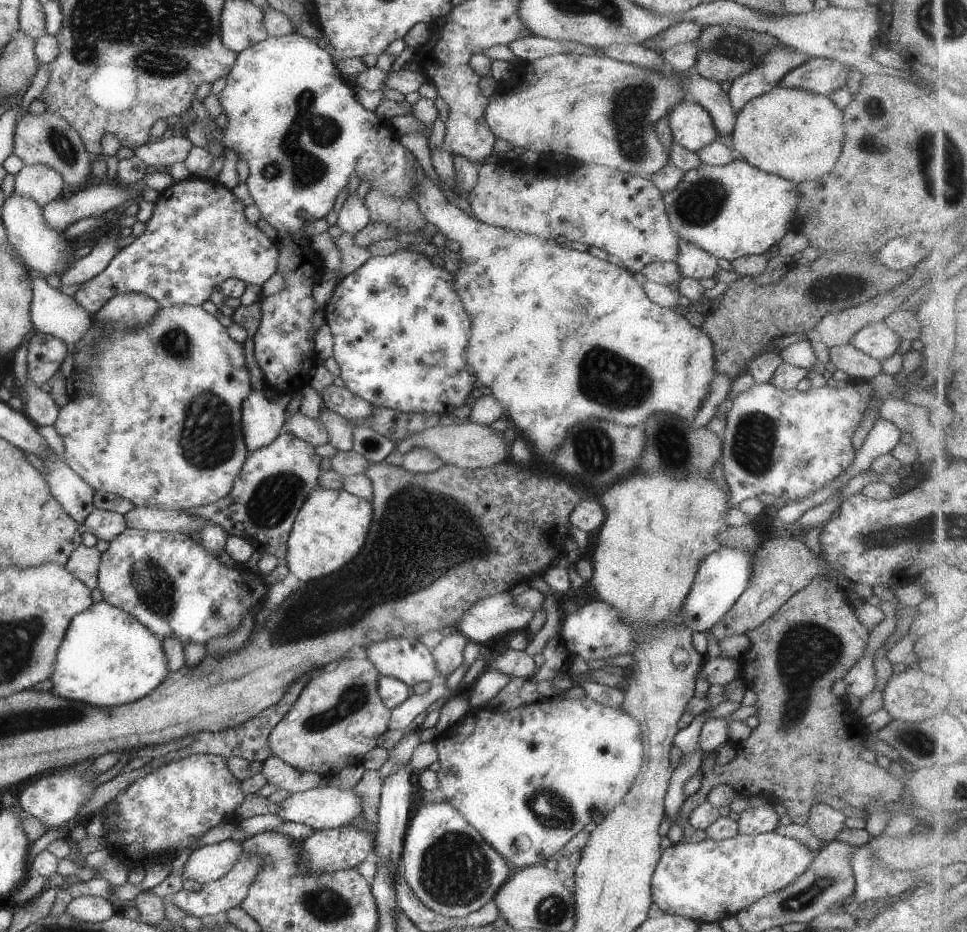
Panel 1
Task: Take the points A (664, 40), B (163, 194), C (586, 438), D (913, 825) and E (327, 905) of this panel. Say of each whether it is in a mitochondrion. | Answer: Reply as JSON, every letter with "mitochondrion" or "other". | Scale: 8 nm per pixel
{"A":"other","B":"other","C":"mitochondrion","D":"other","E":"mitochondrion"}

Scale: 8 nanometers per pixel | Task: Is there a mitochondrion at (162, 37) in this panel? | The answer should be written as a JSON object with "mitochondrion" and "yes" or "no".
{"mitochondrion":"yes"}

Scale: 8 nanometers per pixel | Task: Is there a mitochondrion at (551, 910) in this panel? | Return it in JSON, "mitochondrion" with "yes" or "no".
{"mitochondrion":"yes"}

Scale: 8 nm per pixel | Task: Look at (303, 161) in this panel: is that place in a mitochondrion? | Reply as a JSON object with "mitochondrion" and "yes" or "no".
{"mitochondrion":"yes"}

